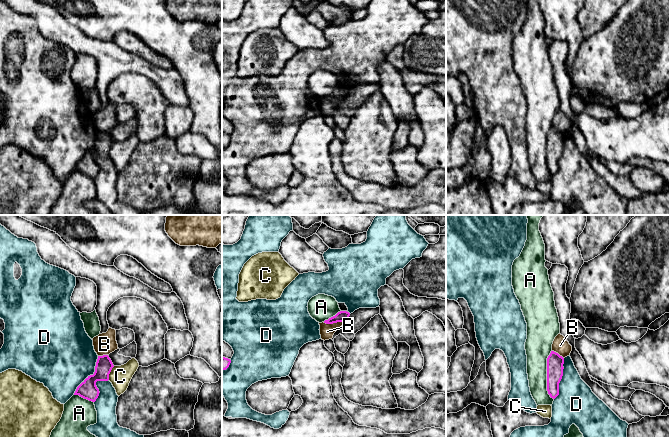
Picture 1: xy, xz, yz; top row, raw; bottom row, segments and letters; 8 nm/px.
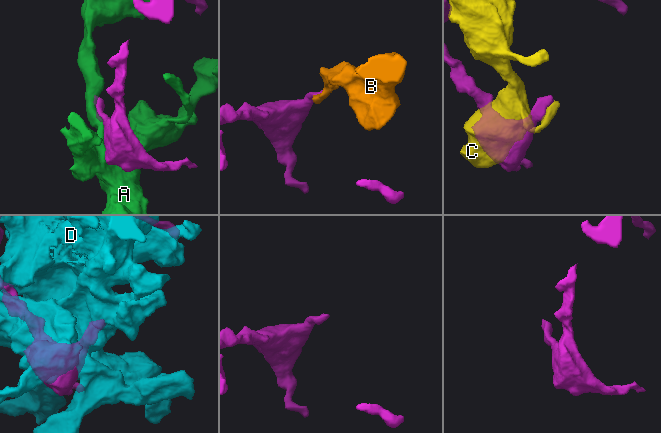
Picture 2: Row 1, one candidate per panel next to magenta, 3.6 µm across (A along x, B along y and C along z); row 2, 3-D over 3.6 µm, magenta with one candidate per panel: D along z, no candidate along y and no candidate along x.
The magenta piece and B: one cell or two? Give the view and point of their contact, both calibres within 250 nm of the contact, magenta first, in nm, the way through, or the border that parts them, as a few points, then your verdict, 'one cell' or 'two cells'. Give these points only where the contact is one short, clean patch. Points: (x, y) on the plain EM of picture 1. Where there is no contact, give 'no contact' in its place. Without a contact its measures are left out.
contact xz (333, 98); calibres 90 and 120 nm; border xz (323, 98), (343, 99); two cells

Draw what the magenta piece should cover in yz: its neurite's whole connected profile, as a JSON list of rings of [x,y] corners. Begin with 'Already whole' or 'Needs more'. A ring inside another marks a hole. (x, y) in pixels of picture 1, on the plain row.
Already whole. [[[551,127],[547,134],[547,167],[551,174],[559,171],[559,159],[563,152],[564,134]]]

